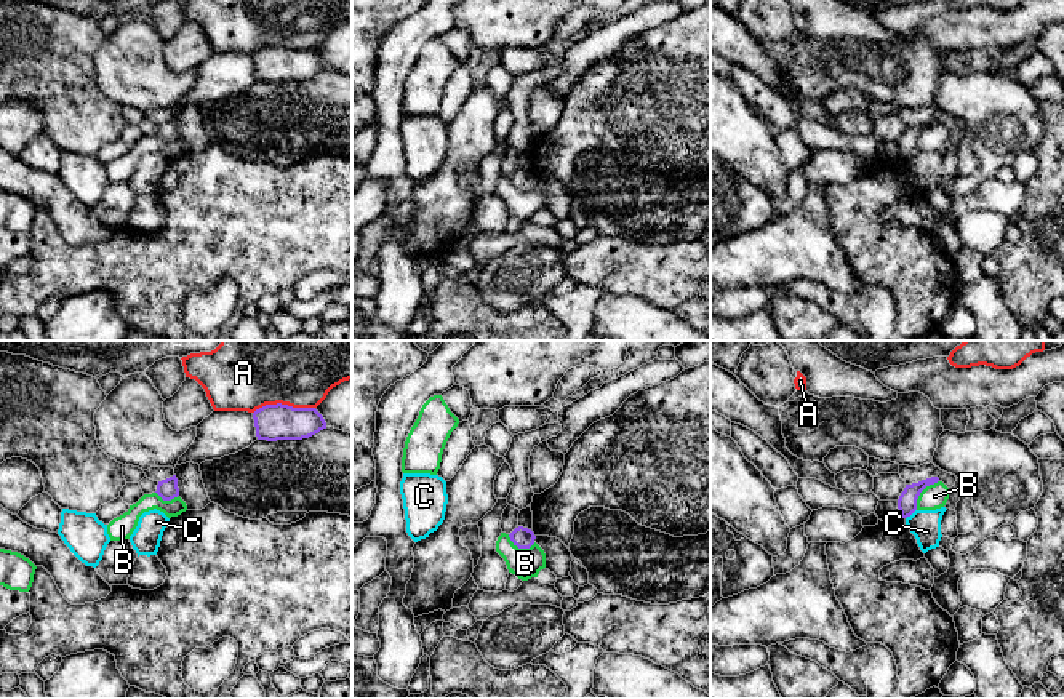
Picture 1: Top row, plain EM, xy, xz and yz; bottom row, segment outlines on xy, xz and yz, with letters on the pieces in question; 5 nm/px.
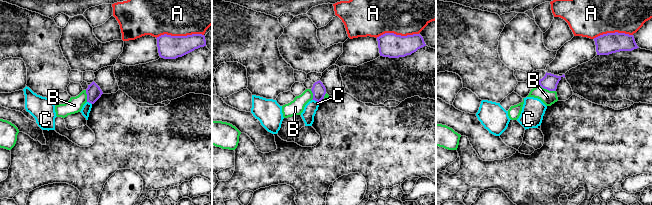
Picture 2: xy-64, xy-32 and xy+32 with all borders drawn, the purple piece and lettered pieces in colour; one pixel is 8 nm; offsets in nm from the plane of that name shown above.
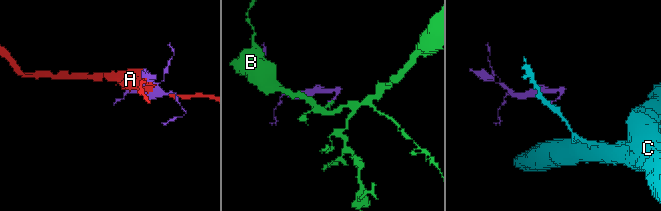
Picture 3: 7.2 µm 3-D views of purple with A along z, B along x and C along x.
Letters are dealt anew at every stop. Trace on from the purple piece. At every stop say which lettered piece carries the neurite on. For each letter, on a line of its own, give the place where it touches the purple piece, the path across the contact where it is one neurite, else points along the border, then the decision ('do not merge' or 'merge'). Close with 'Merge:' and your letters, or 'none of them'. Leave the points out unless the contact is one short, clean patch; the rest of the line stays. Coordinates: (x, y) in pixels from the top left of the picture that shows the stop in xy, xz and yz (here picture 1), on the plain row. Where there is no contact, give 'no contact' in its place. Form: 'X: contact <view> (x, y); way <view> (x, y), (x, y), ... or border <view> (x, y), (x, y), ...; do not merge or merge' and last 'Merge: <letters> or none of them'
A: contact xy (284, 47); do not merge
B: contact yz (920, 133); border yz (938, 122), (920, 135), (916, 151); do not merge
C: contact yz (911, 155); border yz (916, 151), (906, 160); do not merge
Merge: none of them

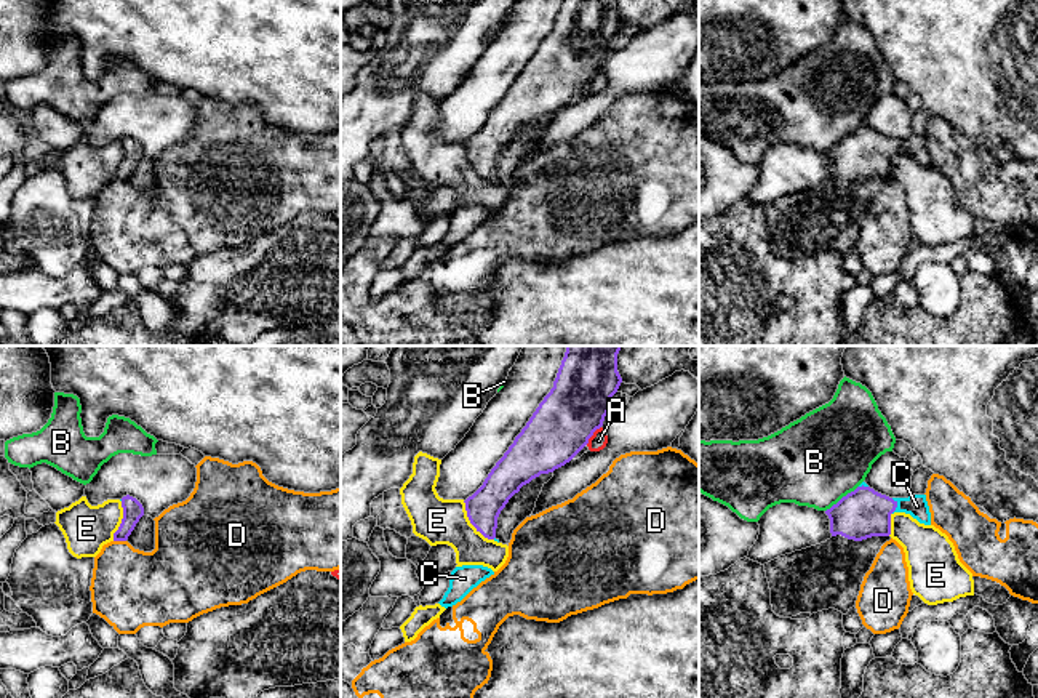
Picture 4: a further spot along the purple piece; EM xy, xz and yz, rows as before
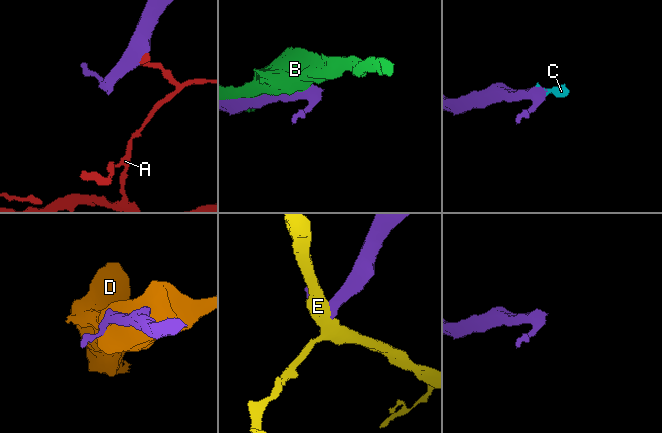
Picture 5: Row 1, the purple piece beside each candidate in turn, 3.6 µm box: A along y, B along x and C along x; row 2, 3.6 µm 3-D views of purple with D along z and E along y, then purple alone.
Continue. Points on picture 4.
A: contact xz (592, 76); border xz (600, 68), (586, 85); do not merge
B: contact yz (843, 138); do not merge
C: contact yz (896, 148); way yz (864, 154), (880, 148), (896, 148), (917, 148); merge
D: contact xy (120, 181); border xy (114, 181), (125, 183); do not merge
E: contact xz (472, 165); border xz (463, 143), (467, 160), (485, 178), (493, 181); do not merge
Merge: C

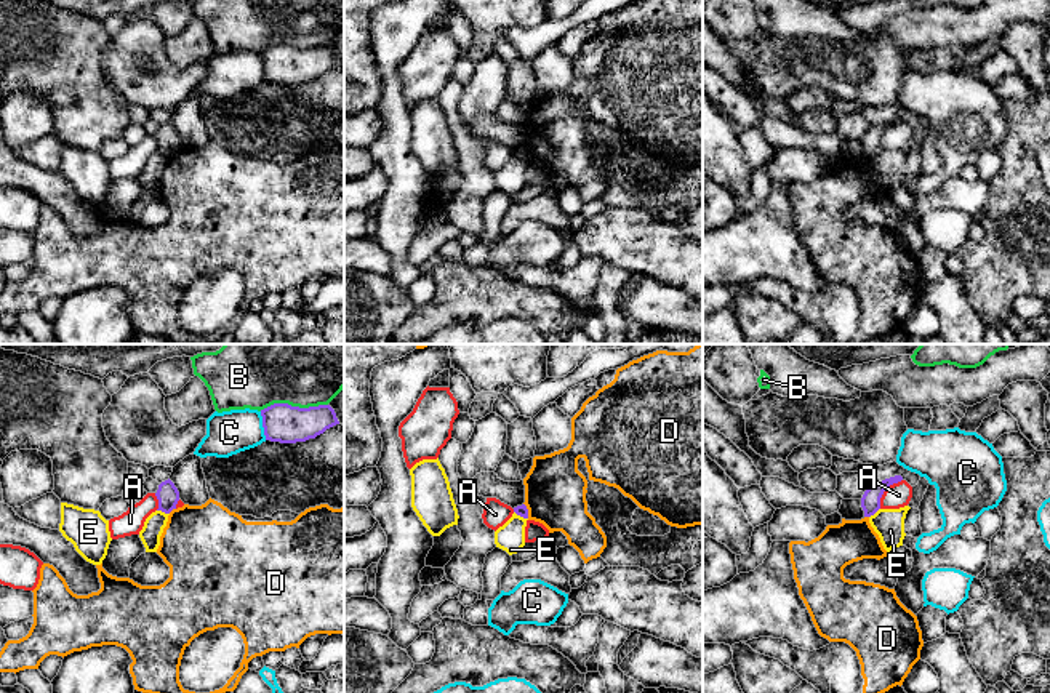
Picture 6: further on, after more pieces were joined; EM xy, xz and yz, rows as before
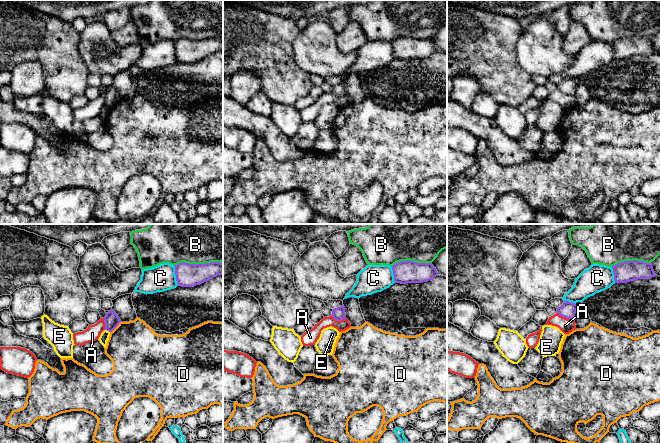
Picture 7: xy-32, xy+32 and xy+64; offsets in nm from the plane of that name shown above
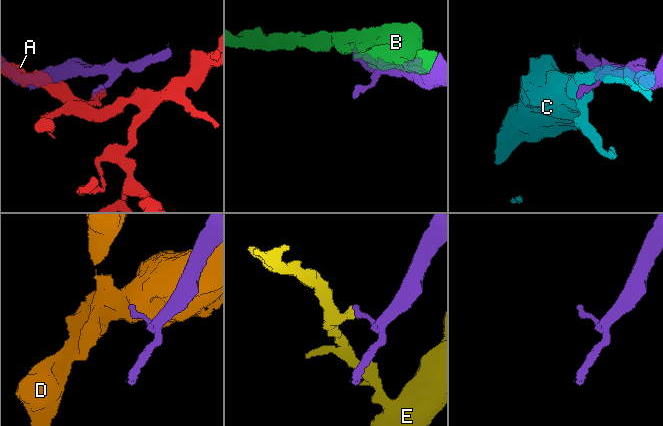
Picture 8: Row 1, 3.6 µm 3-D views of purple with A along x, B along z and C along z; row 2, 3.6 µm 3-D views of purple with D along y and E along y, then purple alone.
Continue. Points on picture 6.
A: contact yz (884, 132); border yz (901, 120), (884, 133), (879, 149); do not merge
B: contact xy (293, 48); do not merge
C: contact xy (263, 68); do not merge
D: contact xy (172, 151); do not merge
E: contact xy (164, 152); border xy (157, 151), (168, 156); do not merge
Merge: none of them

